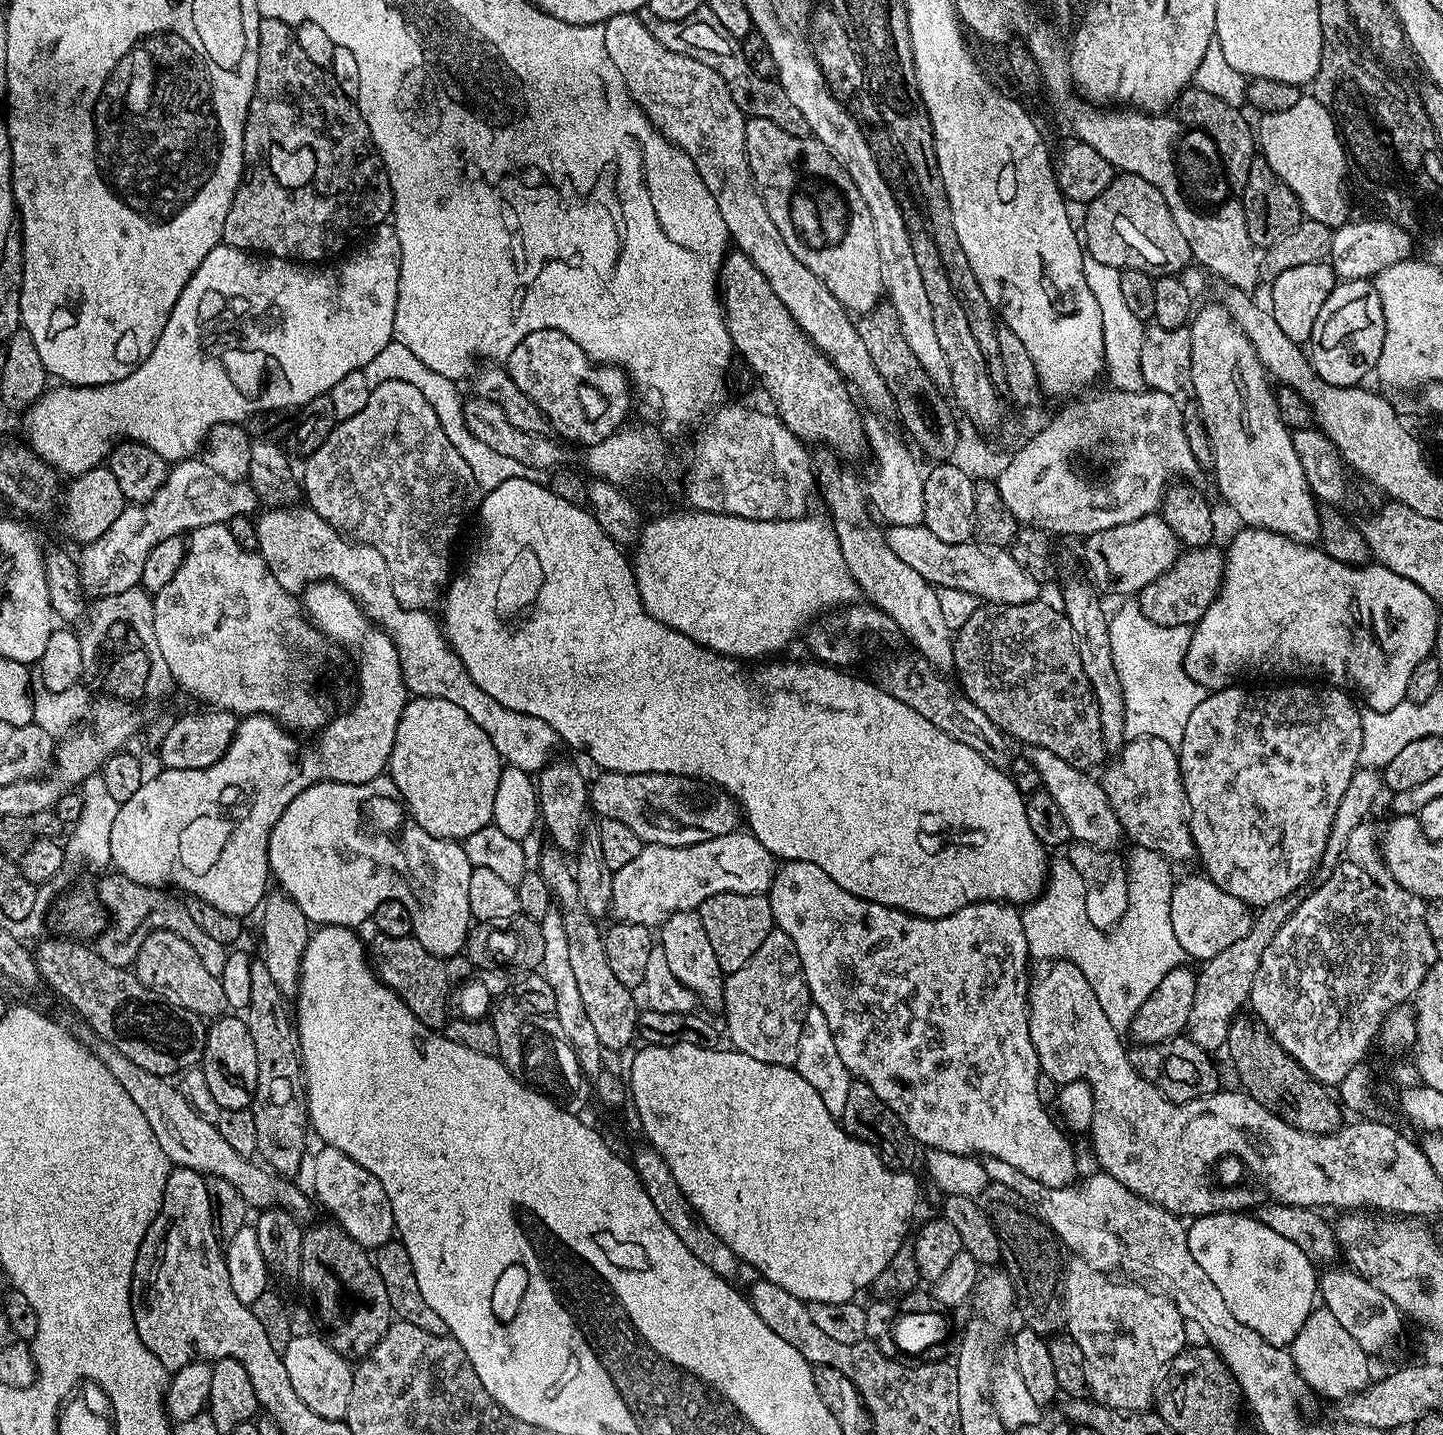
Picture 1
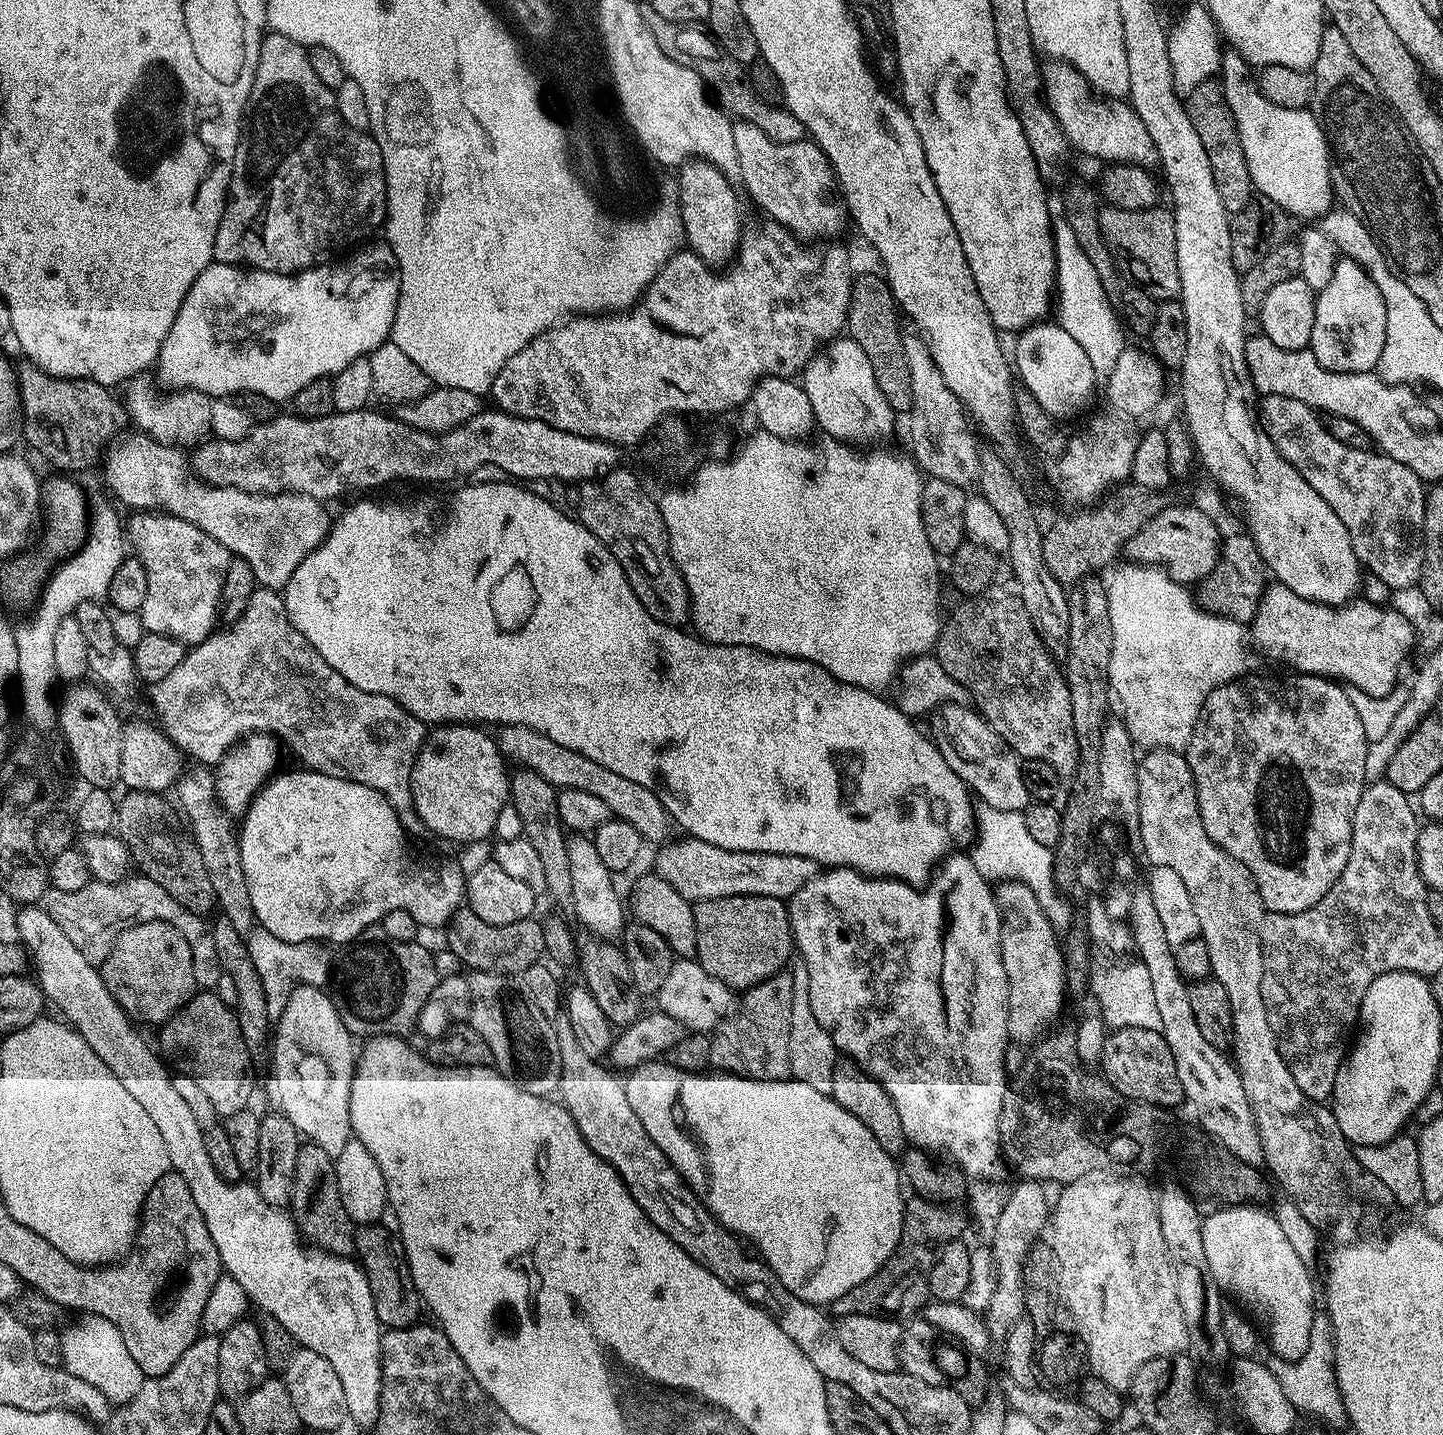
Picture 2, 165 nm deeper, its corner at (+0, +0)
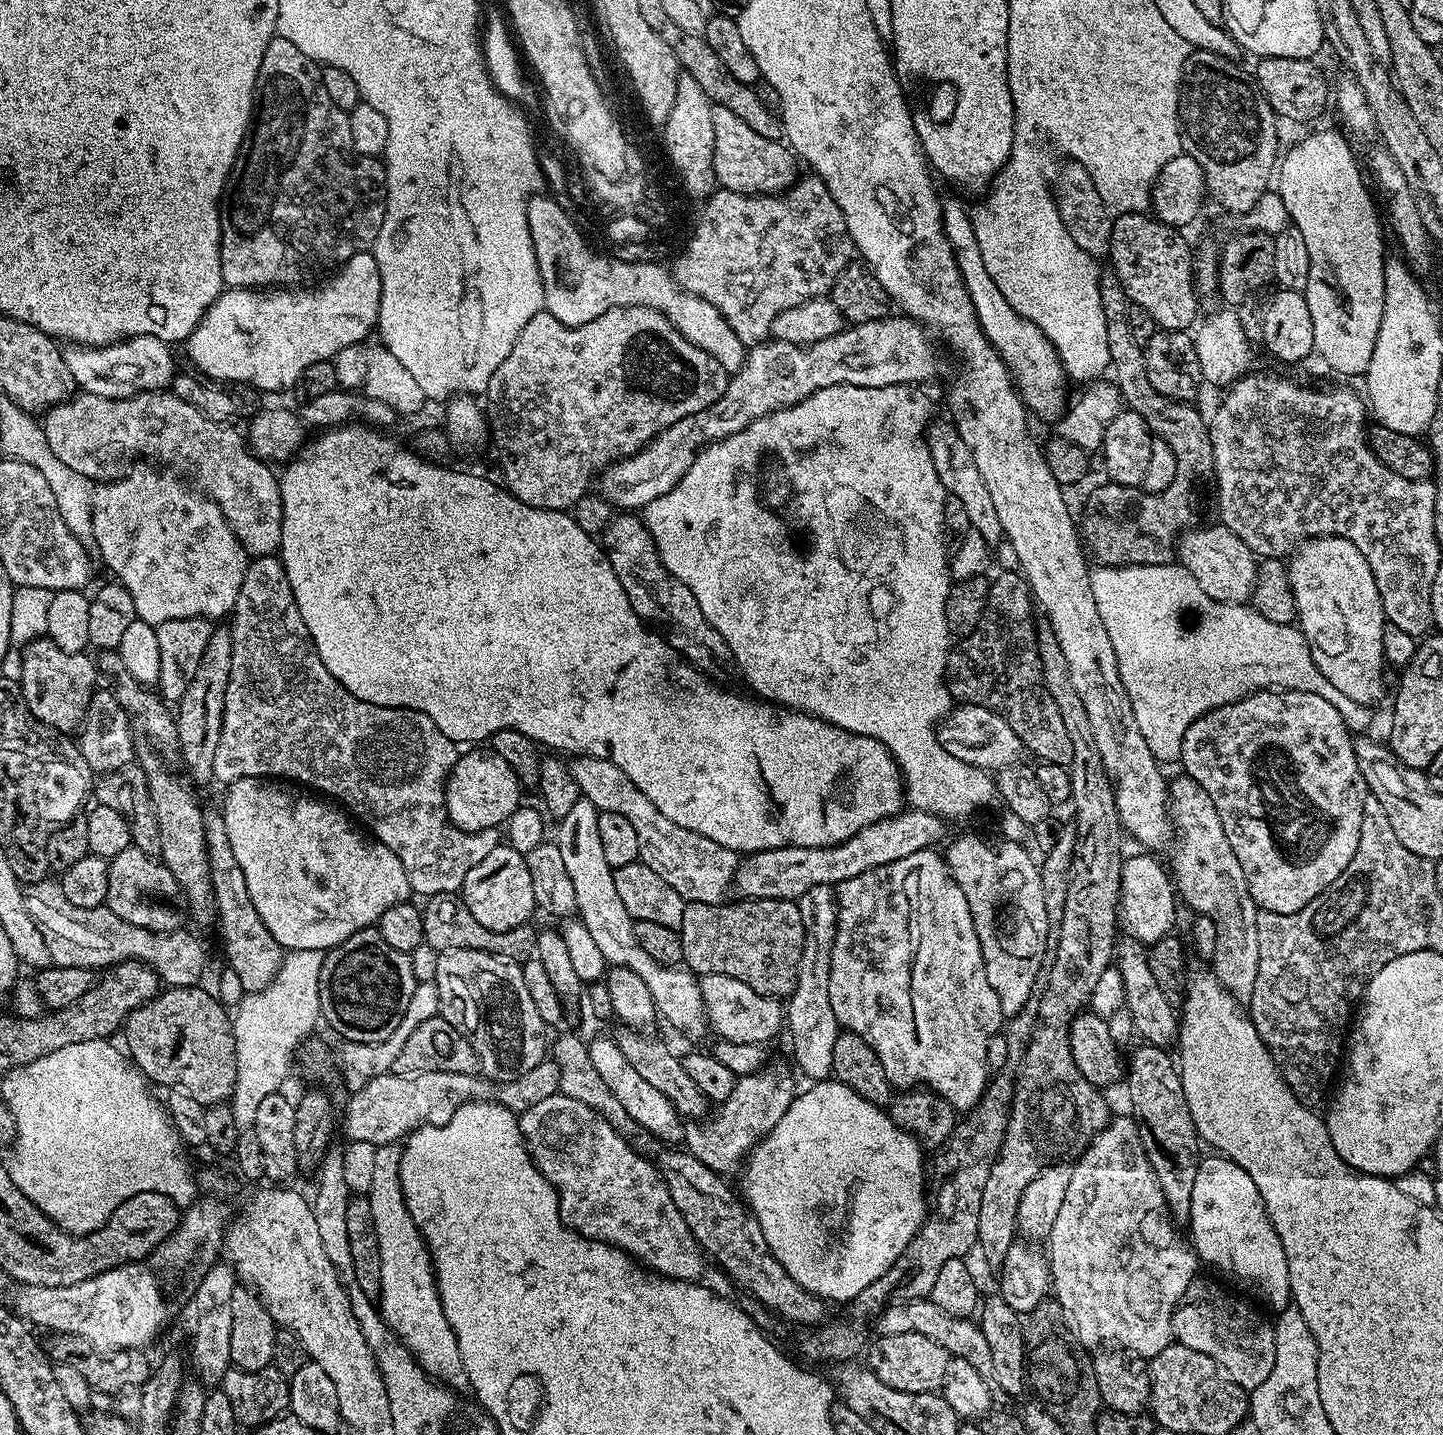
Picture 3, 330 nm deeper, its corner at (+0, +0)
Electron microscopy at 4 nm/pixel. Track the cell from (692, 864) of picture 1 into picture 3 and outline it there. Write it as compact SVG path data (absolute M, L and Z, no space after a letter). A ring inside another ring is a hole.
M909 807L907 810L901 810L896 816L879 820L858 830L858 834L854 834L834 846L825 848L790 846L789 848L771 848L765 852L753 852L741 861L733 880L733 887L735 891L740 891L739 895L744 898L796 901L802 894L806 894L806 890L810 890L814 886L826 886L827 884L839 886L850 878L858 878L858 874L866 874L866 870L870 870L874 866L886 866L890 862L898 862L898 858L910 858L910 854L918 854L927 848L935 849L936 843L947 834L947 827L949 828L949 825L944 817L935 816L926 810Z

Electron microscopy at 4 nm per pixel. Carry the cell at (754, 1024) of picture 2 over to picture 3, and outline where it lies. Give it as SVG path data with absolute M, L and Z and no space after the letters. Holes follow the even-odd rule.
M772 1062L754 1073L739 1077L734 1090L730 1090L730 1098L719 1101L717 1108L720 1109L717 1110L716 1117L714 1112L707 1121L709 1124L705 1126L704 1132L683 1133L683 1147L716 1173L727 1174L736 1167L739 1169L745 1163L748 1153L771 1134L774 1126L782 1122L782 1114L790 1110L798 1095L797 1077L793 1076L782 1065Z

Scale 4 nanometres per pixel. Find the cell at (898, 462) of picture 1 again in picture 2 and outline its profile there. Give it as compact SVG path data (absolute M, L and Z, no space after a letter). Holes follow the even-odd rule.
M844 334L828 341L802 369L802 387L806 398L810 398L810 410L816 419L815 427L824 431L825 437L842 440L853 446L876 446L879 440L888 440L896 428L897 413L886 402L878 382L874 382L874 369L870 367L870 358L862 351L862 346L854 342L851 336Z

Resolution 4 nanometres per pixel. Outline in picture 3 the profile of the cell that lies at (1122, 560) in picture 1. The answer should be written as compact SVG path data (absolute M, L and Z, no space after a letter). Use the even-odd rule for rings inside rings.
M1213 522L1209 528L1193 526L1179 537L1174 549L1180 567L1187 568L1194 574L1194 582L1210 598L1223 604L1247 605L1252 598L1252 590L1256 586L1256 573L1258 571L1258 557L1252 553L1250 546L1238 538L1230 529L1219 522Z

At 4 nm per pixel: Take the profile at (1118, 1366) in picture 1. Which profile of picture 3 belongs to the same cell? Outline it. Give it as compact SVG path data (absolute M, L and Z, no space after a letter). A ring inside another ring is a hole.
M1113 1115L1104 1129L1092 1139L1092 1143L1080 1153L1078 1159L1072 1164L1070 1174L1070 1186L1066 1186L1066 1199L1062 1207L1058 1209L1058 1218L1054 1222L1054 1230L1050 1230L1046 1241L1046 1255L1052 1269L1051 1291L1054 1298L1062 1306L1064 1320L1072 1328L1081 1345L1100 1344L1096 1346L1108 1346L1104 1344L1117 1344L1128 1352L1137 1352L1143 1358L1151 1358L1166 1350L1168 1344L1173 1343L1172 1316L1176 1313L1176 1306L1184 1296L1188 1283L1197 1275L1198 1257L1191 1247L1179 1236L1177 1225L1168 1215L1166 1198L1162 1194L1162 1186L1158 1186L1158 1178L1142 1150L1142 1138L1138 1134L1138 1126L1131 1115Z

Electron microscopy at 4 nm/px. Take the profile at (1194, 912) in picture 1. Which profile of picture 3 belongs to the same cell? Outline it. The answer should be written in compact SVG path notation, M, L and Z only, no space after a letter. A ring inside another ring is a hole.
M1152 854L1129 855L1120 871L1120 902L1118 905L1122 924L1129 928L1131 935L1145 946L1152 945L1169 935L1176 924L1178 894L1169 871L1159 864Z

